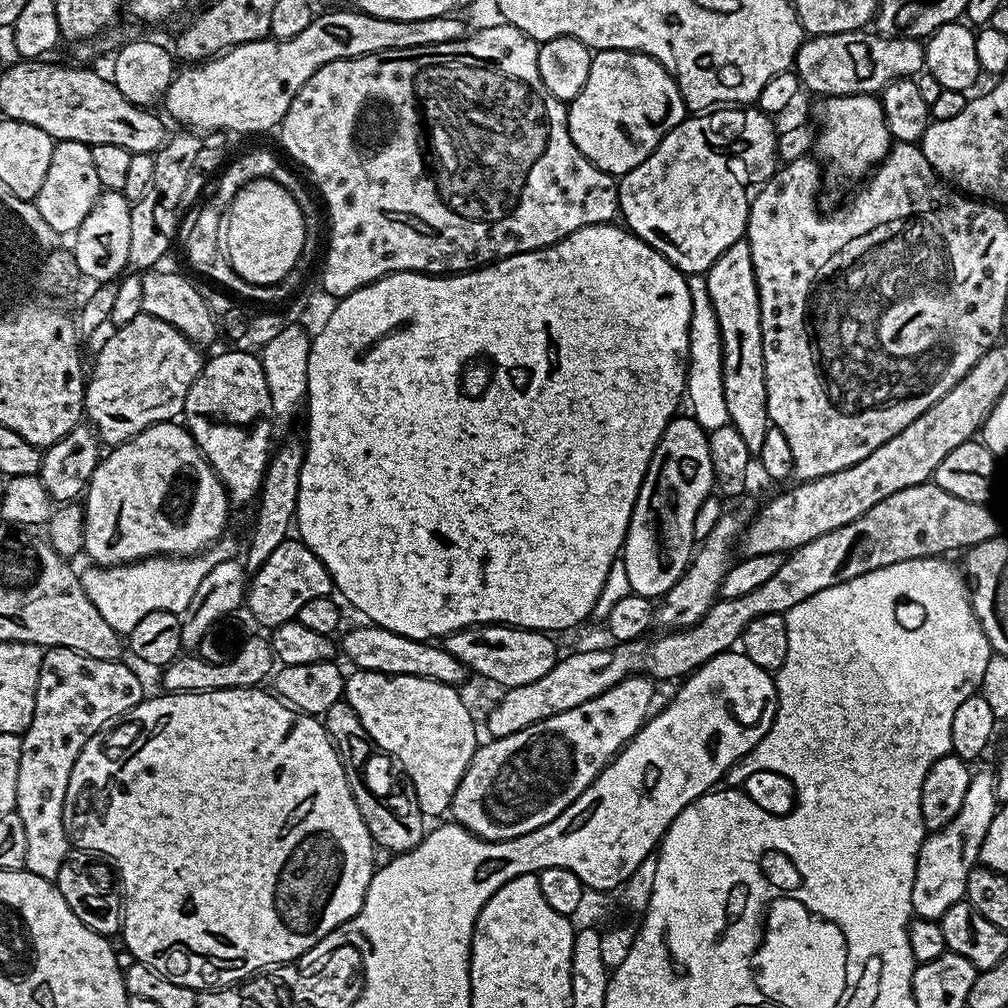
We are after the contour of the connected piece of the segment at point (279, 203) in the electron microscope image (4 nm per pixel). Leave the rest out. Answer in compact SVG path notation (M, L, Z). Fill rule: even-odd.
M252 180L242 186L232 199L226 213L226 223L222 228L222 248L226 259L243 280L251 284L276 284L298 262L304 249L304 215L298 210L298 202L278 182L273 180Z

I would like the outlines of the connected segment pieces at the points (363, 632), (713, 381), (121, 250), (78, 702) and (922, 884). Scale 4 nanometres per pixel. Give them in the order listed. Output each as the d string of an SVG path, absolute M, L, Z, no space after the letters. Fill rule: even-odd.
M371 622L363 626L365 628L352 628L348 633L345 631L344 641L339 641L338 644L339 651L345 652L349 662L357 669L385 672L391 676L421 676L453 686L460 686L466 677L464 664L458 662L458 658L454 658L454 654L447 652L439 643L406 638Z
M692 274L688 276L690 290L690 338L688 339L688 379L686 381L686 404L689 404L690 415L705 430L721 428L730 423L726 410L726 394L722 390L722 342L718 330L718 318L714 310L714 302L710 302L710 290L706 290L704 276Z
M101 191L86 218L82 218L82 226L74 234L74 253L81 277L88 279L89 276L90 279L96 280L97 285L102 285L115 281L128 268L131 213L132 204L123 192Z
M69 648L47 649L38 678L34 718L22 734L22 766L18 766L16 810L26 830L24 868L38 878L55 881L70 851L64 825L66 786L82 746L99 730L145 699L140 680L120 660L99 660Z
M977 771L972 777L966 796L962 798L962 808L946 826L938 832L928 832L924 837L916 859L916 877L912 891L912 910L921 920L939 921L950 910L950 906L964 900L968 871L977 867L982 838L990 830L998 801L996 798L996 778L991 771Z

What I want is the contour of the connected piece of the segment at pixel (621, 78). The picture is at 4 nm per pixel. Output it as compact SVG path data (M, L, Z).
M605 48L593 55L586 86L567 109L574 146L590 163L614 178L646 162L667 132L686 118L675 78L645 52L628 52L624 48Z

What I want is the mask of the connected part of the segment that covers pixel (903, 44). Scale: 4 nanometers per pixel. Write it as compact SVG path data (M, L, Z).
M861 30L859 32L847 32L846 34L826 34L825 36L813 36L805 39L804 43L800 45L798 54L796 55L796 62L794 71L799 77L801 85L805 89L809 88L812 92L817 92L820 98L826 96L849 96L850 94L879 94L883 92L884 87L891 82L891 80L902 80L905 78L915 77L917 72L925 71L924 66L924 44L920 40L915 40L909 36L881 36L875 30Z

